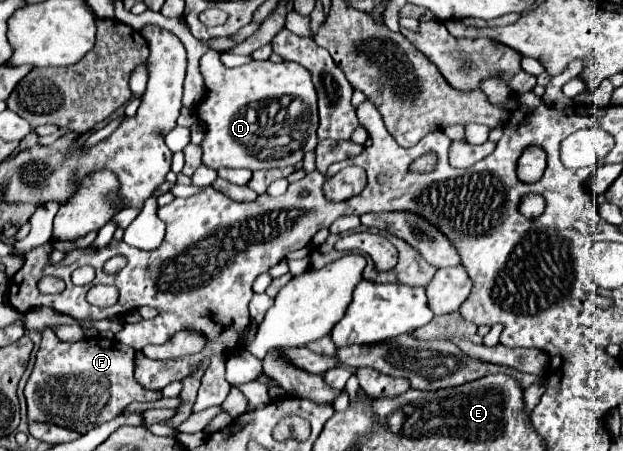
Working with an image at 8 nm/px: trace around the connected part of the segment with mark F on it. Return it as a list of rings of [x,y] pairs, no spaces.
[[[43,330],[43,340],[37,352],[35,368],[25,386],[25,398],[29,406],[31,422],[49,422],[63,428],[71,428],[79,434],[93,430],[95,426],[119,416],[131,402],[153,402],[163,398],[161,392],[145,390],[133,376],[135,368],[135,350],[109,338],[87,338],[81,342],[61,342],[51,330]]]

